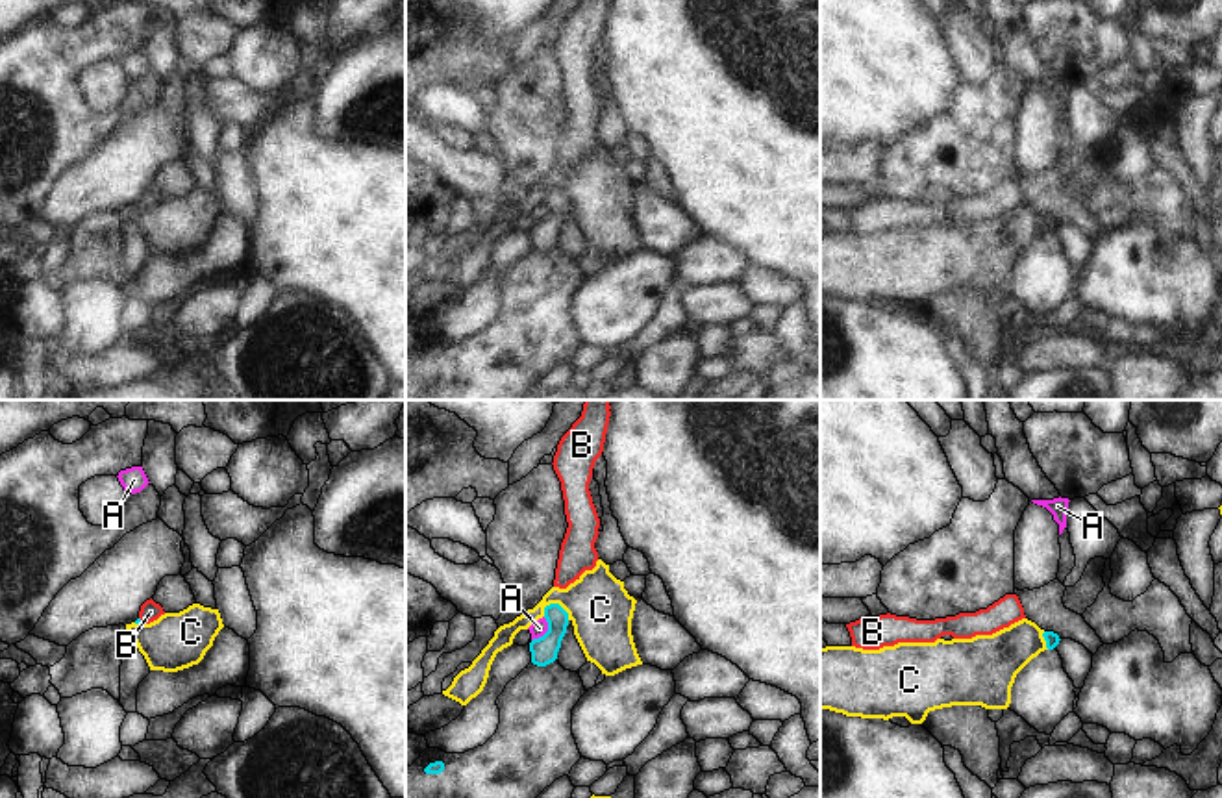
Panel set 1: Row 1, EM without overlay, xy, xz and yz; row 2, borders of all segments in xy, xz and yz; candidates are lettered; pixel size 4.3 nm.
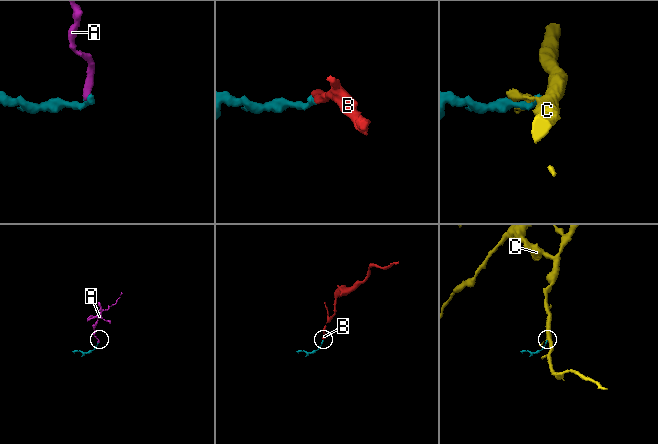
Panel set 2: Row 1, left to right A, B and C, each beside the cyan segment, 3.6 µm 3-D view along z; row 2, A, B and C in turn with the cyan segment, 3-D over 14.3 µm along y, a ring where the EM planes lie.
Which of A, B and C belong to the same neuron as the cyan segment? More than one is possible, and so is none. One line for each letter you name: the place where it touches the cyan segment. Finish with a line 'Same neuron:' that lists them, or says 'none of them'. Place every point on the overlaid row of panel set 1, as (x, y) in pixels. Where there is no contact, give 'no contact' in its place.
B: xy (141, 621)
Same neuron: B

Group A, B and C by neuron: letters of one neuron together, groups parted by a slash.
A / B / C

